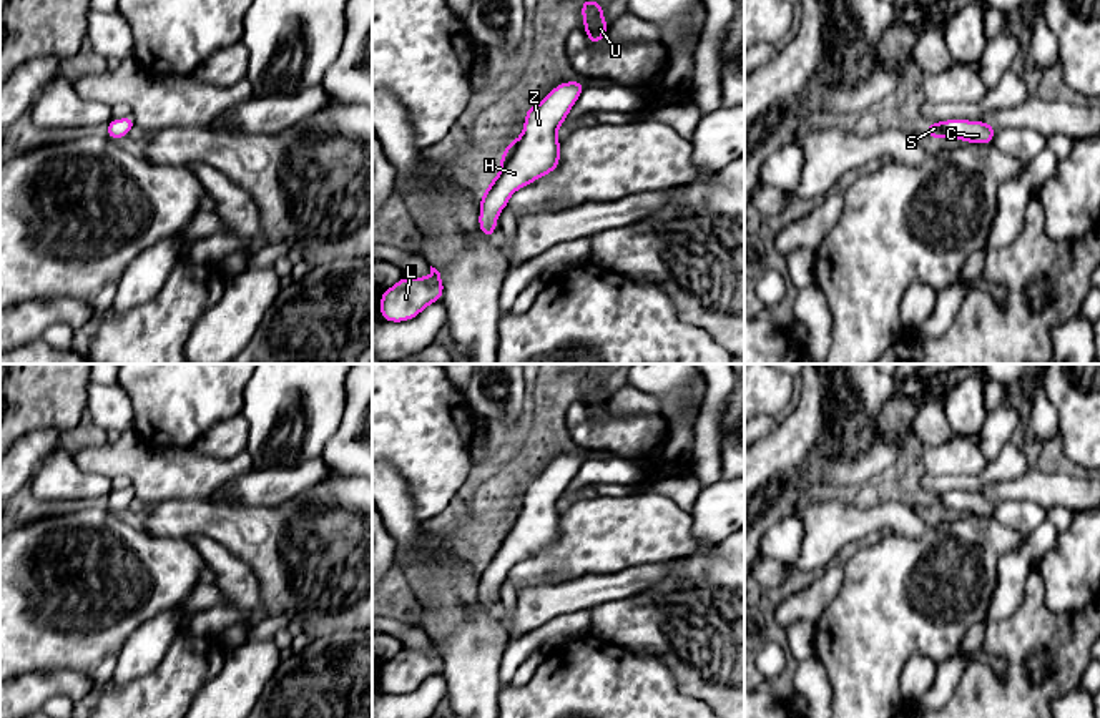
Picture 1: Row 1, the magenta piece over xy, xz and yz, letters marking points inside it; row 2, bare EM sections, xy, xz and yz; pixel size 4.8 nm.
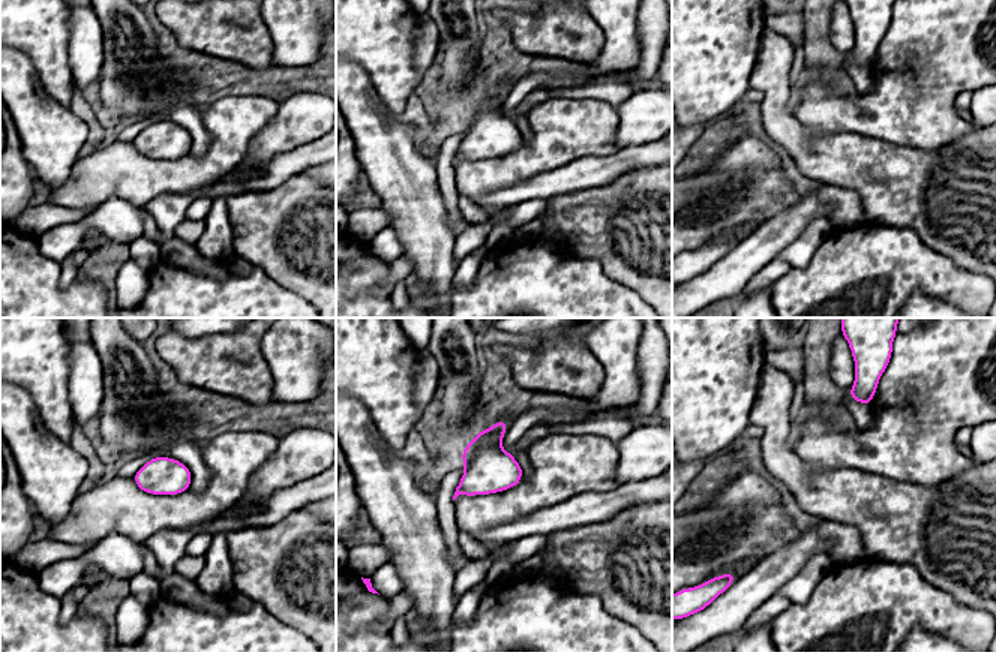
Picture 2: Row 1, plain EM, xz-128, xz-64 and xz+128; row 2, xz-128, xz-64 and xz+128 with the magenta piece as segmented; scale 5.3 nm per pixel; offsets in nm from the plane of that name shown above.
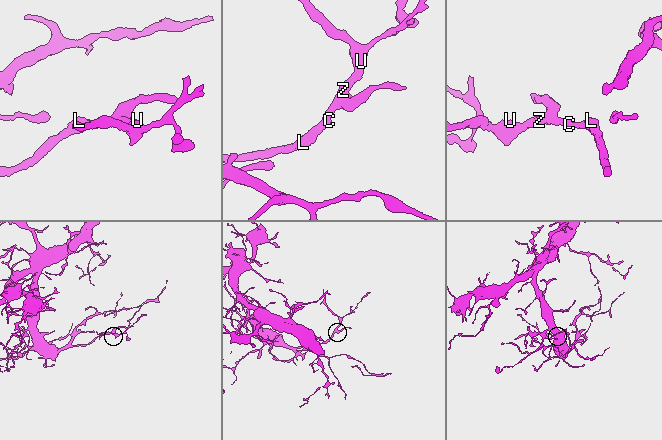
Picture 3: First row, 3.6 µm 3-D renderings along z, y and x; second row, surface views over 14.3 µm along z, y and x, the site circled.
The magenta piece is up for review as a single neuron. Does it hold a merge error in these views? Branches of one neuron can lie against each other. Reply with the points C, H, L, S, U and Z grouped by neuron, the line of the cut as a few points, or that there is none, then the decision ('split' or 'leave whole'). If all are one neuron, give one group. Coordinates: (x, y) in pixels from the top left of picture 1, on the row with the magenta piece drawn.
C H L S U Z | no cut | leave whole

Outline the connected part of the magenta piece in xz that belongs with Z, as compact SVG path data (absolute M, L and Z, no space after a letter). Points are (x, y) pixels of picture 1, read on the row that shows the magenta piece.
M580 80L557 85L532 108L525 110L522 135L508 141L500 155L500 171L482 191L479 229L494 239L497 218L507 208L510 196L555 171L560 165L560 138L557 130L587 86Z

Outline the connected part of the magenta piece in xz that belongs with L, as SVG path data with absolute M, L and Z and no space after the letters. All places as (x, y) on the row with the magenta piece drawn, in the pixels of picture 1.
M430 266L427 278L402 276L399 283L381 293L381 317L387 322L405 322L442 298L442 276Z

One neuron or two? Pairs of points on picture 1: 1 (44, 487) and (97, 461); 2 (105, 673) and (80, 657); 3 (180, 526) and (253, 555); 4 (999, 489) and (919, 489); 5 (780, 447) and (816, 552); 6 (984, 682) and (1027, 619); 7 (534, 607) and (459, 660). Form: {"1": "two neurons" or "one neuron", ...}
{"1": "two neurons", "2": "two neurons", "3": "one neuron", "4": "two neurons", "5": "two neurons", "6": "one neuron", "7": "two neurons"}

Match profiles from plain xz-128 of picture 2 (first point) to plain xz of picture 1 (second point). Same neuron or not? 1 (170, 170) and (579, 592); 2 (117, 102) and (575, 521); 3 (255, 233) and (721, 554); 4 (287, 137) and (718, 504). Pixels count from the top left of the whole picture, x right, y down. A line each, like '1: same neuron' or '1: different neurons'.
1: different neurons
2: different neurons
3: same neuron
4: same neuron

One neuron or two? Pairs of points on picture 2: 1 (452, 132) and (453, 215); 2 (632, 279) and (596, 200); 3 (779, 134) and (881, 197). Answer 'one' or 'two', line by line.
1: one
2: one
3: one

